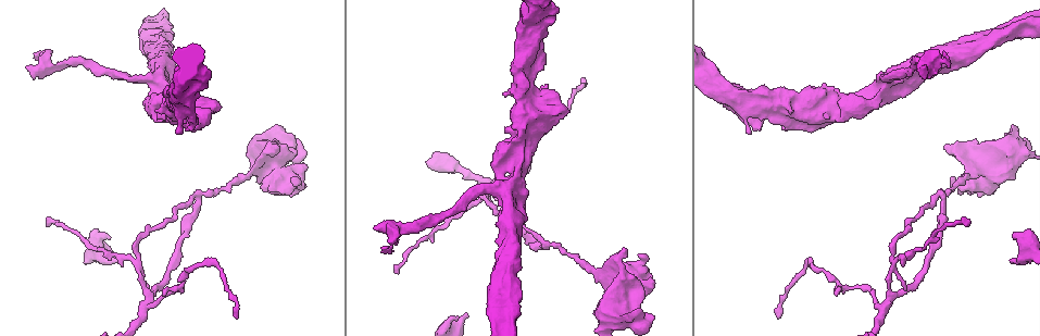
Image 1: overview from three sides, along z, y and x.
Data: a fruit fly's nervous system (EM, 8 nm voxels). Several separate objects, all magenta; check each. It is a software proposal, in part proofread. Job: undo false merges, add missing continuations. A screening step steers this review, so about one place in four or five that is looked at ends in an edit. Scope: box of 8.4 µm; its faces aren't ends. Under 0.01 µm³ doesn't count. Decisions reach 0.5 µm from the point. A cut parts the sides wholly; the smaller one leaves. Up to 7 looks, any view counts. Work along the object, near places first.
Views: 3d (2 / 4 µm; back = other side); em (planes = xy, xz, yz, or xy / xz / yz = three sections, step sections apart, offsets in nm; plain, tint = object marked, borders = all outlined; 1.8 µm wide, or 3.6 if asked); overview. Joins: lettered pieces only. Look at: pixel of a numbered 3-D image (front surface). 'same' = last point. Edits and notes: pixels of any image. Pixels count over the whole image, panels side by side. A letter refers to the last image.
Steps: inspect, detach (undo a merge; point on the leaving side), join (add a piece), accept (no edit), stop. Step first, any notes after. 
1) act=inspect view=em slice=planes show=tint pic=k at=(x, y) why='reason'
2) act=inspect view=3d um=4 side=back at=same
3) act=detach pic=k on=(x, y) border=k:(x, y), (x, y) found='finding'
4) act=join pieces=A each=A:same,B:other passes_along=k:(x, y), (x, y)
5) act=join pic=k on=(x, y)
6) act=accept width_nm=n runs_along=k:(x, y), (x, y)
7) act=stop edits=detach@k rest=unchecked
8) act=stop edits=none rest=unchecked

act=inspect view=em slice=planes show=borders pic=1 at=(1011, 262) why='free end'

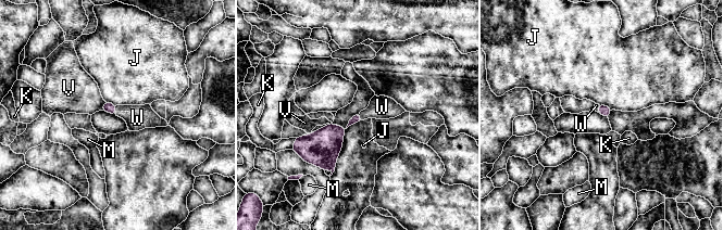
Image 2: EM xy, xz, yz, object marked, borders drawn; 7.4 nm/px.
act=join pieces=W each=J:other,K:other,M:other,V:other,W:same passes_along=2:(109, 107), (115, 109), (137, 117) found='the cell continues'

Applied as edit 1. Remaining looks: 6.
act=inspect view=overview why='see it whole again'

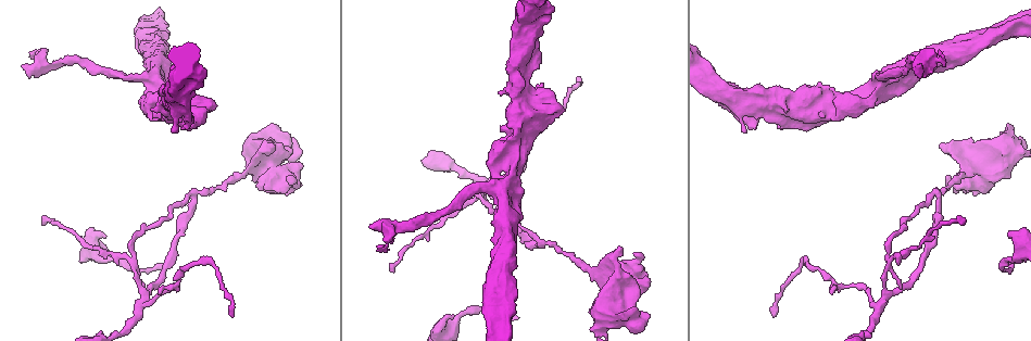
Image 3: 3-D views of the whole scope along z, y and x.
act=inspect view=em slice=planes show=tint pic=3 at=(196, 191) why='three arms meet'

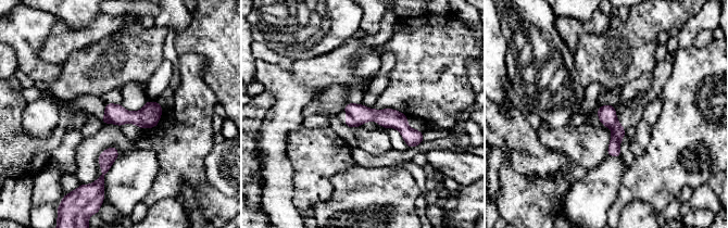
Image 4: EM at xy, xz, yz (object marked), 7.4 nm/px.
act=inspect view=em slice=planes show=borders at=same

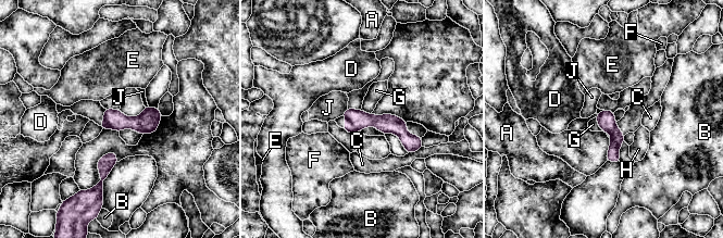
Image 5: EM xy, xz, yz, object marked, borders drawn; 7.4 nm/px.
act=detach pic=5 on=(349, 127) width_nm=130 each=A:other,B:other,C:other,D:other,E:other,F:other,G:other,H:other,J:other border=5:(347, 120), (360, 129) found='a second cell is stuck on'

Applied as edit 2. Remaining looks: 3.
act=inspect view=3d um=2 pic=3 at=(155, 85) why='three-way junction'

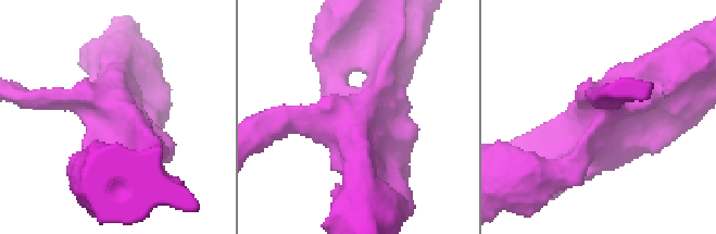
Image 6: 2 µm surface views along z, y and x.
act=inspect view=em um=3.6 slice=planes show=tint pic=6 at=(608, 116) why='now the EM'

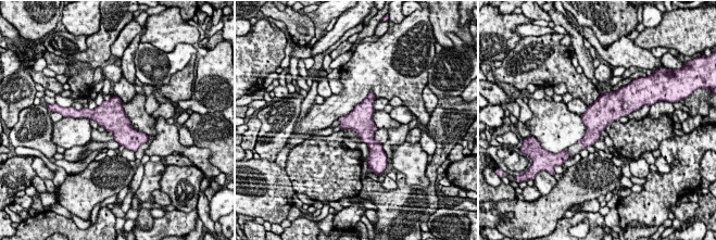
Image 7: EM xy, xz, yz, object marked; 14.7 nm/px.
act=inspect view=em um=3.6 slice=planes show=borders at=same

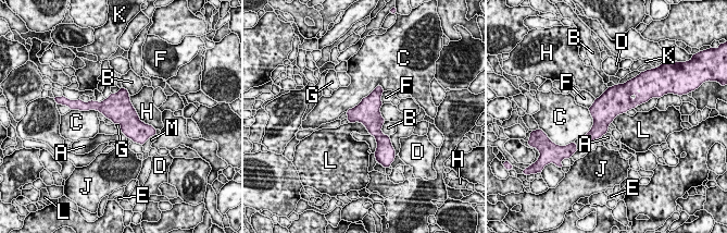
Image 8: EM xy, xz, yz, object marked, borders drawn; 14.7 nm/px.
act=accept width_nm=380 longest_contact=C:650nm each=A:other,B:other,C:other,D:other,E:other,F:other,G:other,H:other,J:other,K:other,L:other,M:other found='one cell here'

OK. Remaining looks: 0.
act=stop edits=join@2,detach@5 rest=unchecked

